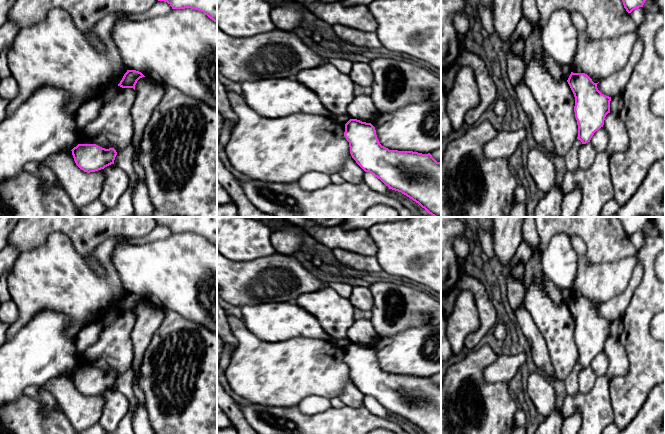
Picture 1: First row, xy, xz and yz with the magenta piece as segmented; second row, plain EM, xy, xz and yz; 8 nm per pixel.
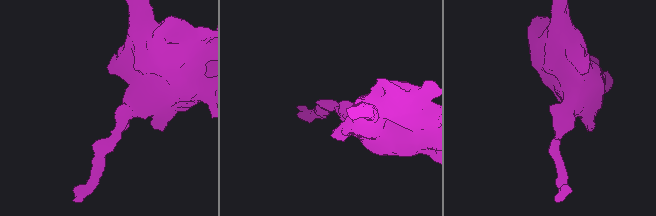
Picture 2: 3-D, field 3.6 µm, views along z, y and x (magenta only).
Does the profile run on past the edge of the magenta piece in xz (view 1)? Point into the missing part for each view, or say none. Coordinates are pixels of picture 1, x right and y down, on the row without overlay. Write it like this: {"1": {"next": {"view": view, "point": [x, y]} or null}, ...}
{"1": {"next": null}}

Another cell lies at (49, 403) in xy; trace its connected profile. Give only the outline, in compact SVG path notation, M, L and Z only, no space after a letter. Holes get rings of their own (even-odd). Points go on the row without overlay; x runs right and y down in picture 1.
M40 386L38 395L38 400L42 404L42 408L46 411L54 411L54 410L61 410L60 405L54 395L50 393L48 390L43 389Z

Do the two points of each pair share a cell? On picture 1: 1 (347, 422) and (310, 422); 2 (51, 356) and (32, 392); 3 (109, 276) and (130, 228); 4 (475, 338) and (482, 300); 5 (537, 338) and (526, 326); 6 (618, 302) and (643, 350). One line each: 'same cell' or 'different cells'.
1: same cell
2: different cells
3: different cells
4: same cell
5: same cell
6: different cells

